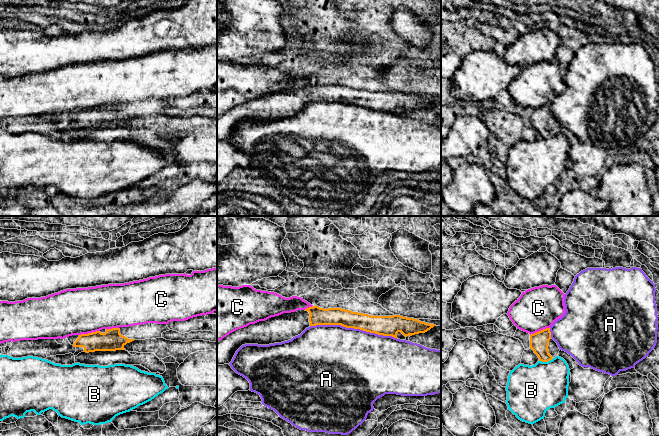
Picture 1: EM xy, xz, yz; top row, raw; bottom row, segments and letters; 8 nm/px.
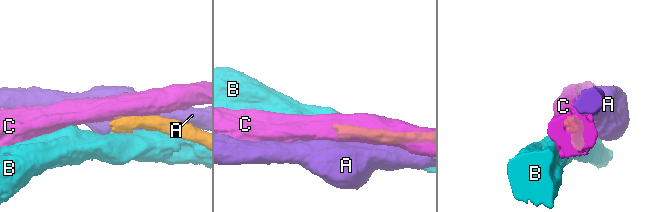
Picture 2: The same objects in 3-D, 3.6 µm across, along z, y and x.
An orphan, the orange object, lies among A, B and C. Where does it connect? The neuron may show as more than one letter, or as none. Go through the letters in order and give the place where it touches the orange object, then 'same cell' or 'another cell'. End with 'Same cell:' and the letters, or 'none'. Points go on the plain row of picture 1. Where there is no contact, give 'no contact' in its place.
A: xz (354, 104) | another cell
B: yz (546, 137) | another cell
C: xy (89, 109) | another cell
Same cell: none

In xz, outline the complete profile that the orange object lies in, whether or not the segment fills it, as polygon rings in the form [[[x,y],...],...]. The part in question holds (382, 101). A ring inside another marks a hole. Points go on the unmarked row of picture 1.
[[[315,81],[305,86],[283,89],[230,109],[217,117],[217,141],[230,140],[242,121],[281,119],[316,101],[341,101],[394,114],[397,114],[398,108],[407,113],[425,109],[436,102],[400,91],[371,92],[341,84],[324,85]]]

